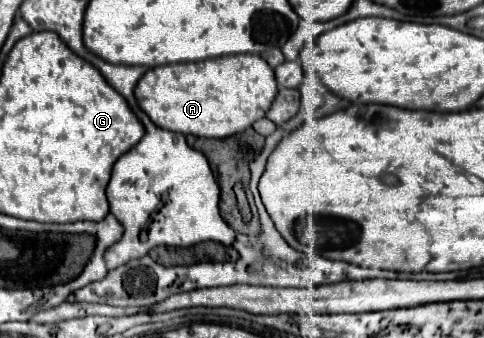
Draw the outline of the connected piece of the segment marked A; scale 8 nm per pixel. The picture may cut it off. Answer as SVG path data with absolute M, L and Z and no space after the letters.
M232 54L202 62L156 66L136 84L140 108L160 128L202 138L228 138L264 118L278 94L274 70L258 54Z

